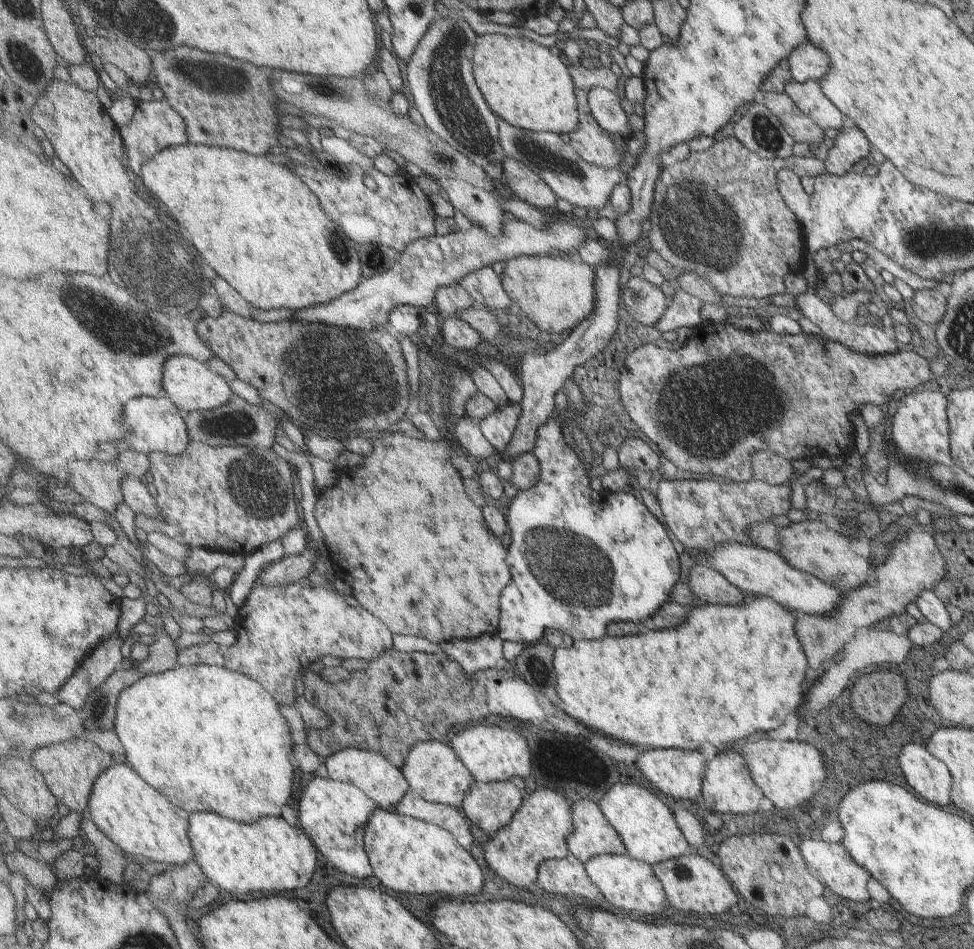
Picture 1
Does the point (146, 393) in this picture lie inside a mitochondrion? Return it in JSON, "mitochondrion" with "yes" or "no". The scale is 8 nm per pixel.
{"mitochondrion":"no"}

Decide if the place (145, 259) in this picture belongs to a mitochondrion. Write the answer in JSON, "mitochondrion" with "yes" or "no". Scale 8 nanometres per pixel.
{"mitochondrion":"yes"}

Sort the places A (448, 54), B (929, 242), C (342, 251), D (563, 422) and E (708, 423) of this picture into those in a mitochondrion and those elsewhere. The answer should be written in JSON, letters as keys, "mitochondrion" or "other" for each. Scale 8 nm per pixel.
{"A":"mitochondrion","B":"mitochondrion","C":"mitochondrion","D":"other","E":"mitochondrion"}

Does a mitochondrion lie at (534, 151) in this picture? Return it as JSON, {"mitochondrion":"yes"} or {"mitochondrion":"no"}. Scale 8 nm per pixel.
{"mitochondrion":"yes"}

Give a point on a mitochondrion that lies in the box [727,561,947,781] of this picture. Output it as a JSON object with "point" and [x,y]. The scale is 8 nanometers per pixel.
{"point":[839,733]}

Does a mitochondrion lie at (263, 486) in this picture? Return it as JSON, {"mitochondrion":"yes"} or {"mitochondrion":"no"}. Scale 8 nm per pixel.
{"mitochondrion":"yes"}

